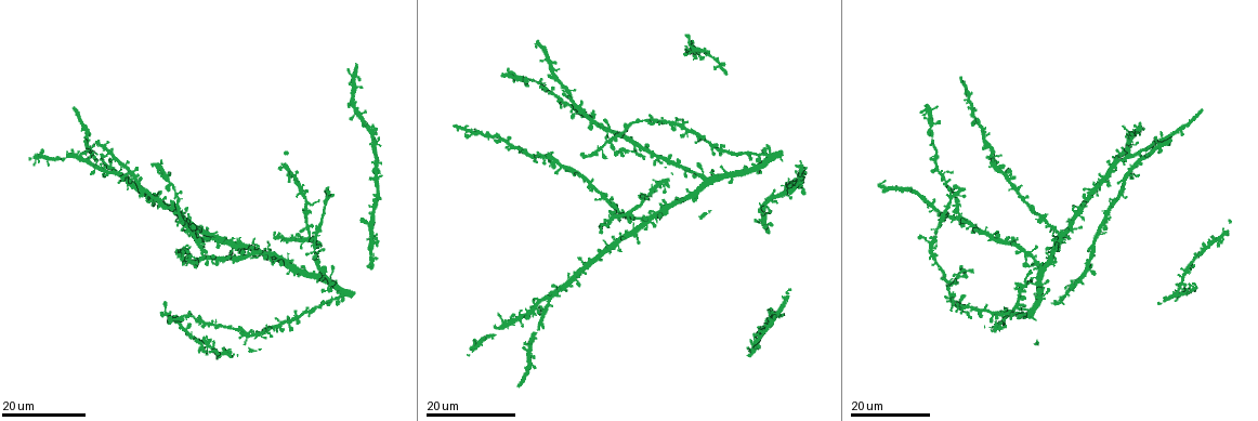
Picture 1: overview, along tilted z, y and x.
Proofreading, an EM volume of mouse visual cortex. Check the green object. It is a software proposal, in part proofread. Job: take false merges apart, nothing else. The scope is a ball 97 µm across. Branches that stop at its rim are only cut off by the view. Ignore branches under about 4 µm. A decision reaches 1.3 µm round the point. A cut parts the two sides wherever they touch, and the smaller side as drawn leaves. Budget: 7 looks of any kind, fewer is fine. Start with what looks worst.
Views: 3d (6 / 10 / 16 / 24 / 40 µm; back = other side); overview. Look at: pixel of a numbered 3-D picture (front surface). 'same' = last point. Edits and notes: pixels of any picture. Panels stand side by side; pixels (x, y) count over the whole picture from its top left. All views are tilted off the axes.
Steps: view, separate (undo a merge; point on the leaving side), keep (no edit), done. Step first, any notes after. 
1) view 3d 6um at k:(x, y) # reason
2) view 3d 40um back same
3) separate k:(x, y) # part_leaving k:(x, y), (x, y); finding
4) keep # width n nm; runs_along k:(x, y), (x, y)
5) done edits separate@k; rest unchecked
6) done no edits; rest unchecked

view 3d 24um at 1:(69, 156) # three-way junction

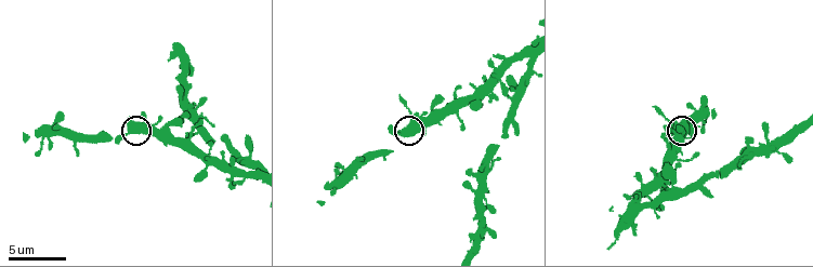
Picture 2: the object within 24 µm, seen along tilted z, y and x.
view 3d 10um at 2:(410, 131)

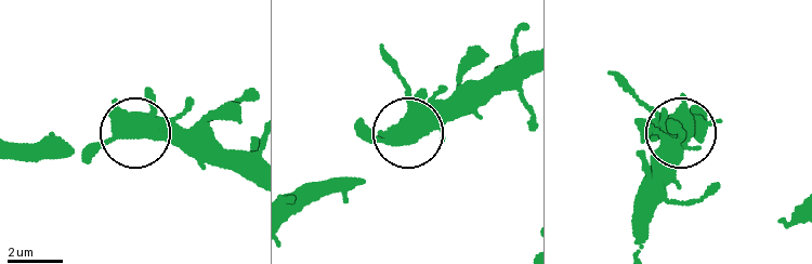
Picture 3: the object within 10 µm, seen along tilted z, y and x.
keep # runs_along 3:(522, 56), (455, 92), (406, 132), (381, 139), (359, 127); all the same neuron

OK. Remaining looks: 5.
view 3d 24um at 1:(930, 124) # three-way junction

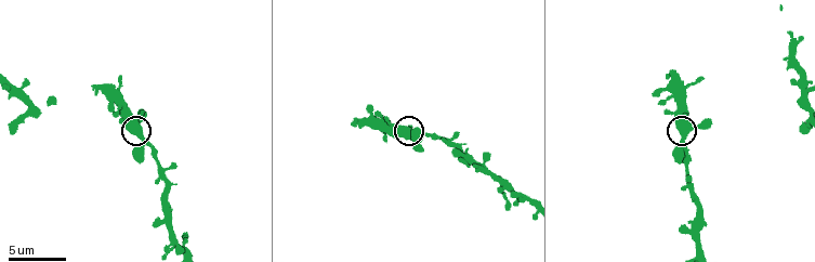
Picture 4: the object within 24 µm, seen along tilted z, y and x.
view 3d 6um at 4:(141, 133)

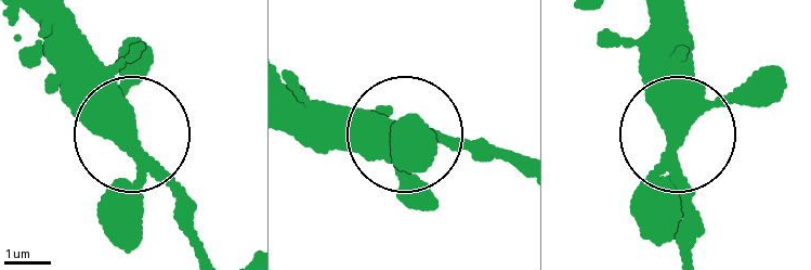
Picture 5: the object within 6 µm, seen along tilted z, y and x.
view 3d 6um back at 5:(125, 126)

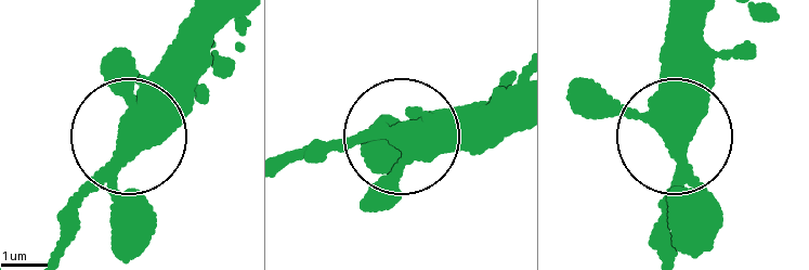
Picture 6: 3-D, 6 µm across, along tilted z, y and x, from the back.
keep # all the same neuron

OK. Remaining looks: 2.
view 3d 24um at 1:(314, 238) # sudden change in width

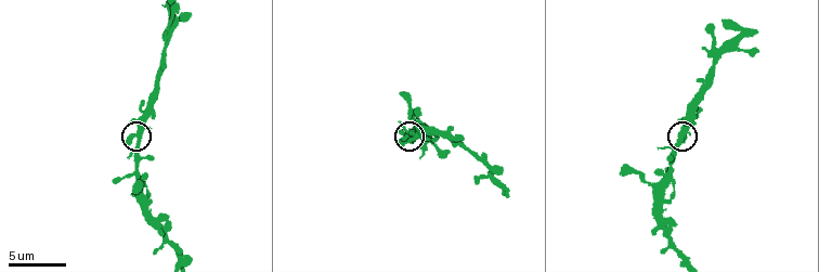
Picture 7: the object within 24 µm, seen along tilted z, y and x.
view 3d 6um at 7:(140, 136)

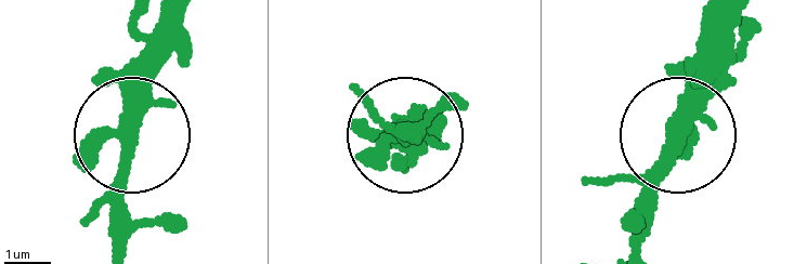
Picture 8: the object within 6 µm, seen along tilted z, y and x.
keep # all the same neuron

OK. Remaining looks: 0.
done no edits; rest unchecked

